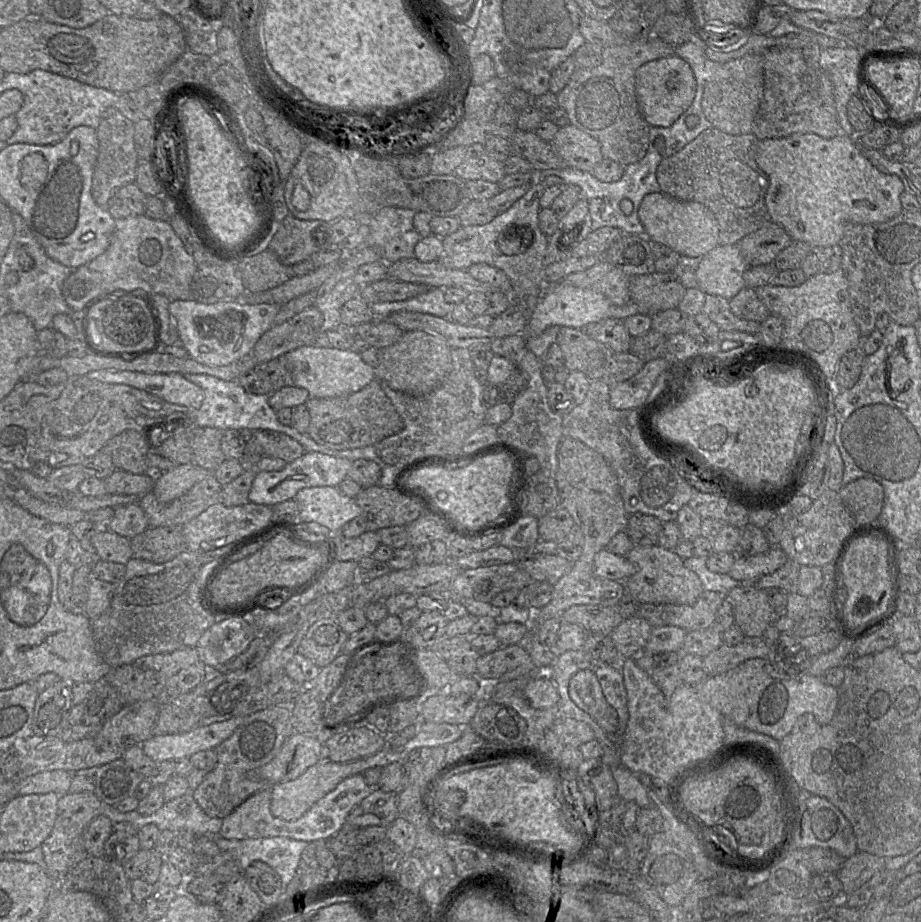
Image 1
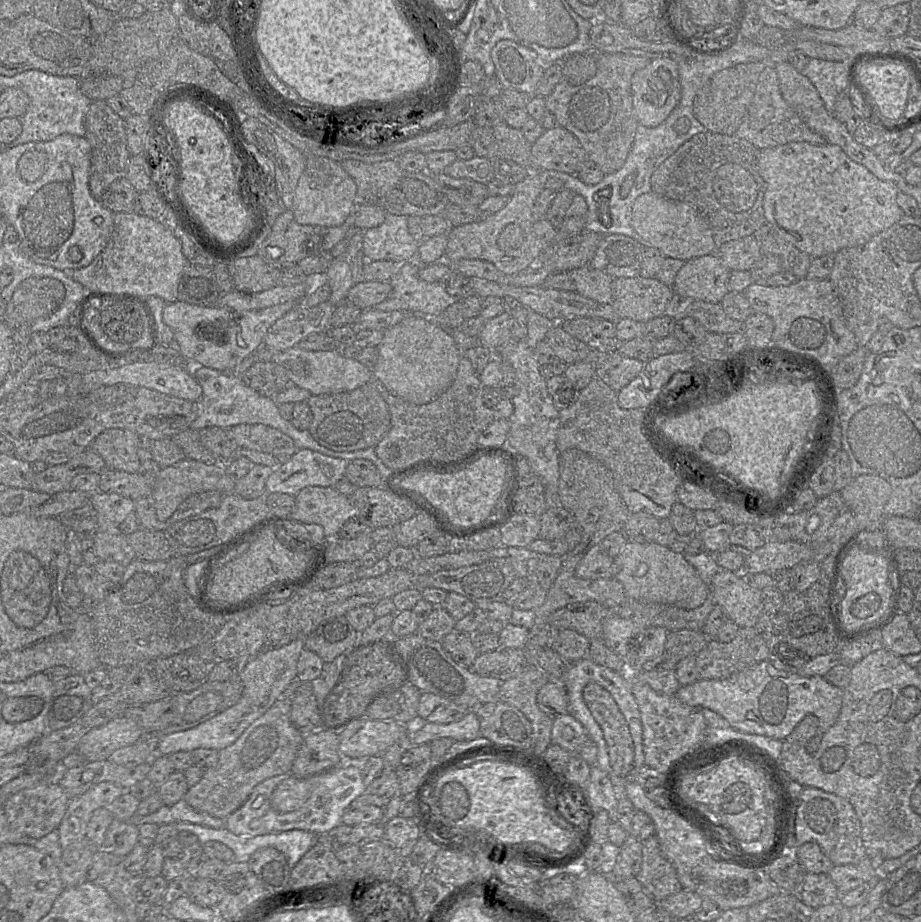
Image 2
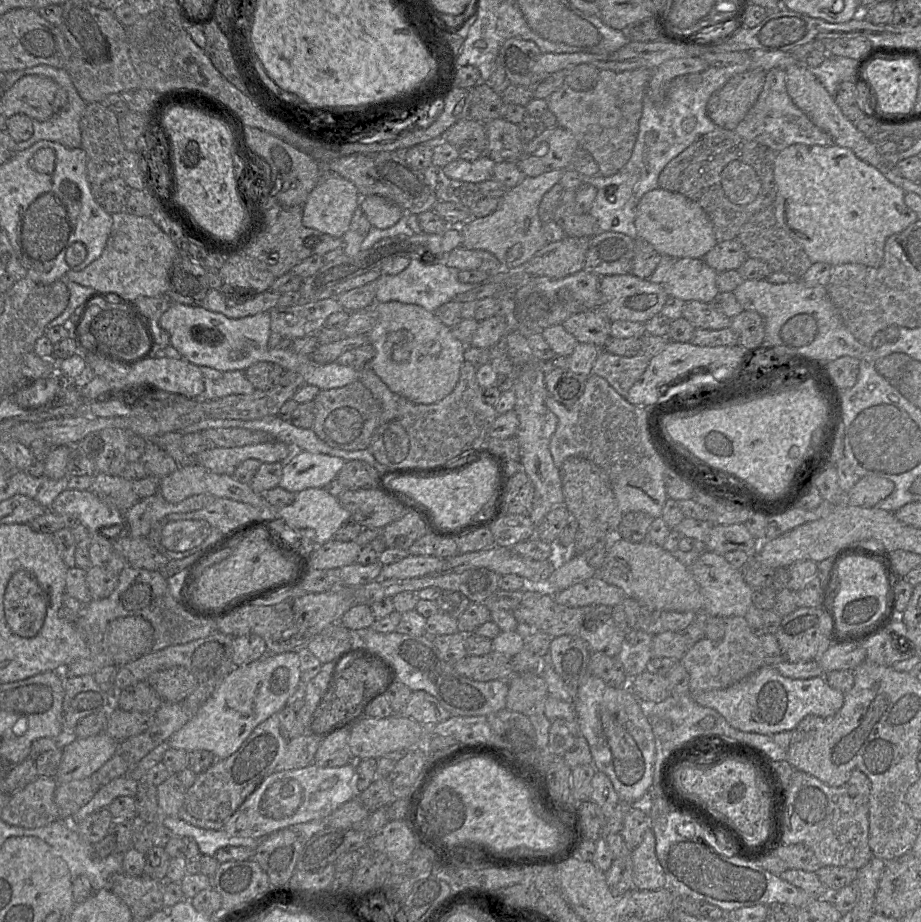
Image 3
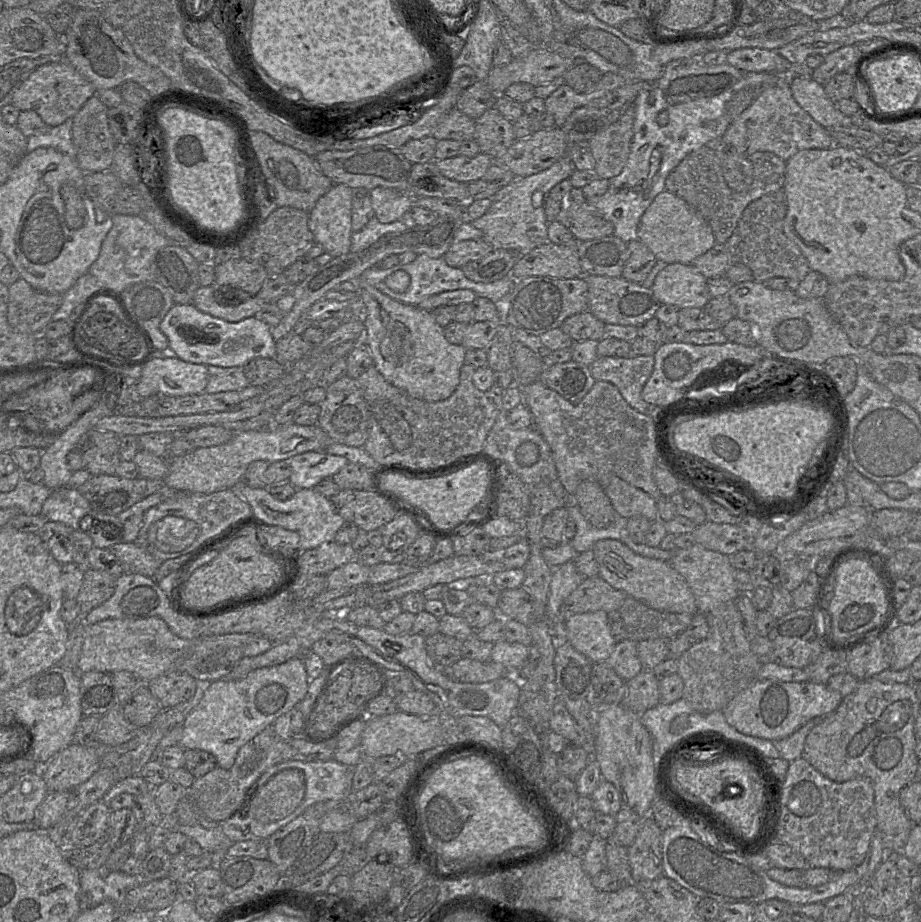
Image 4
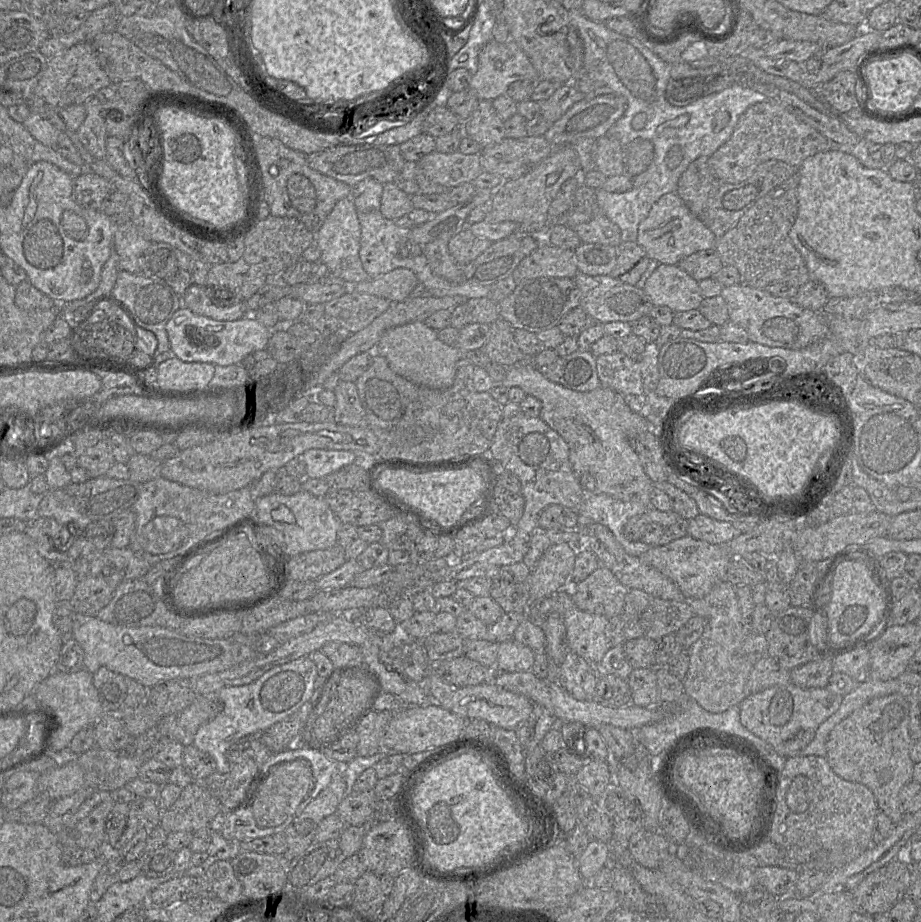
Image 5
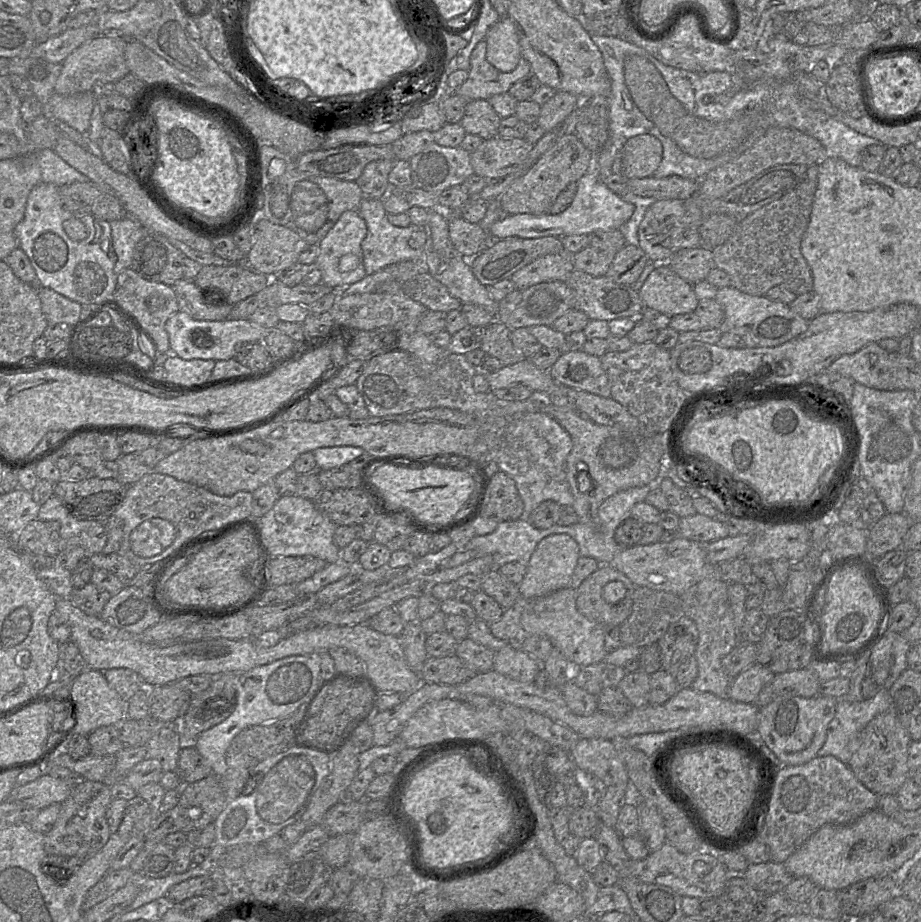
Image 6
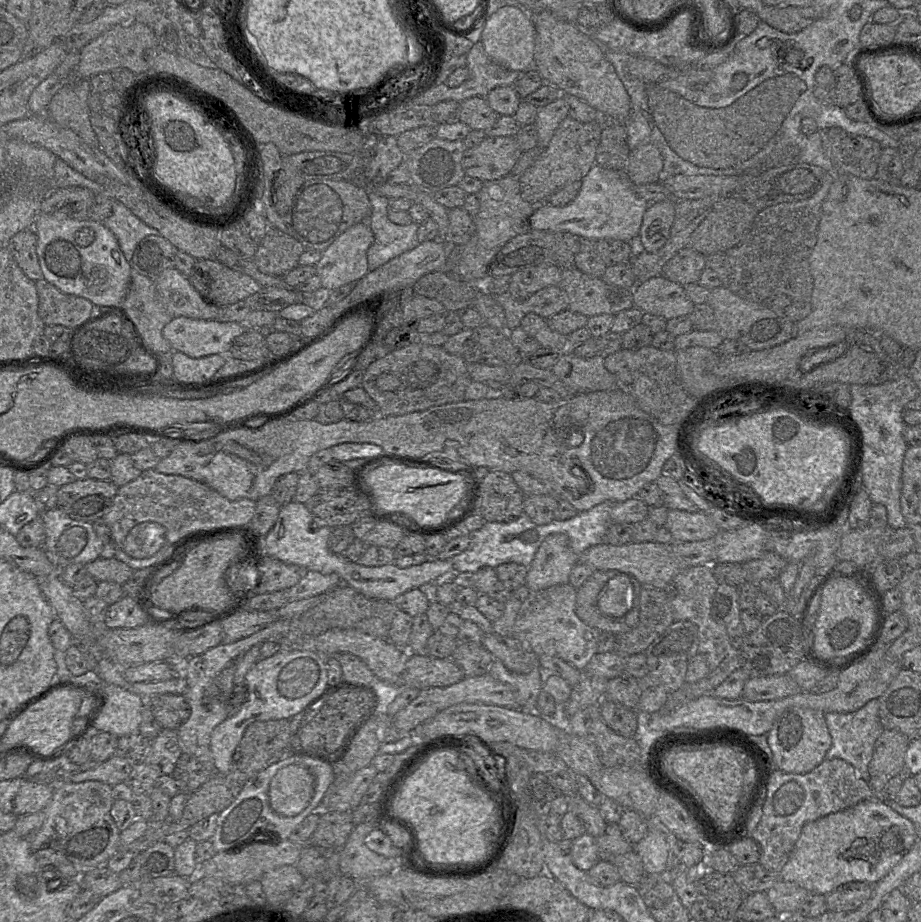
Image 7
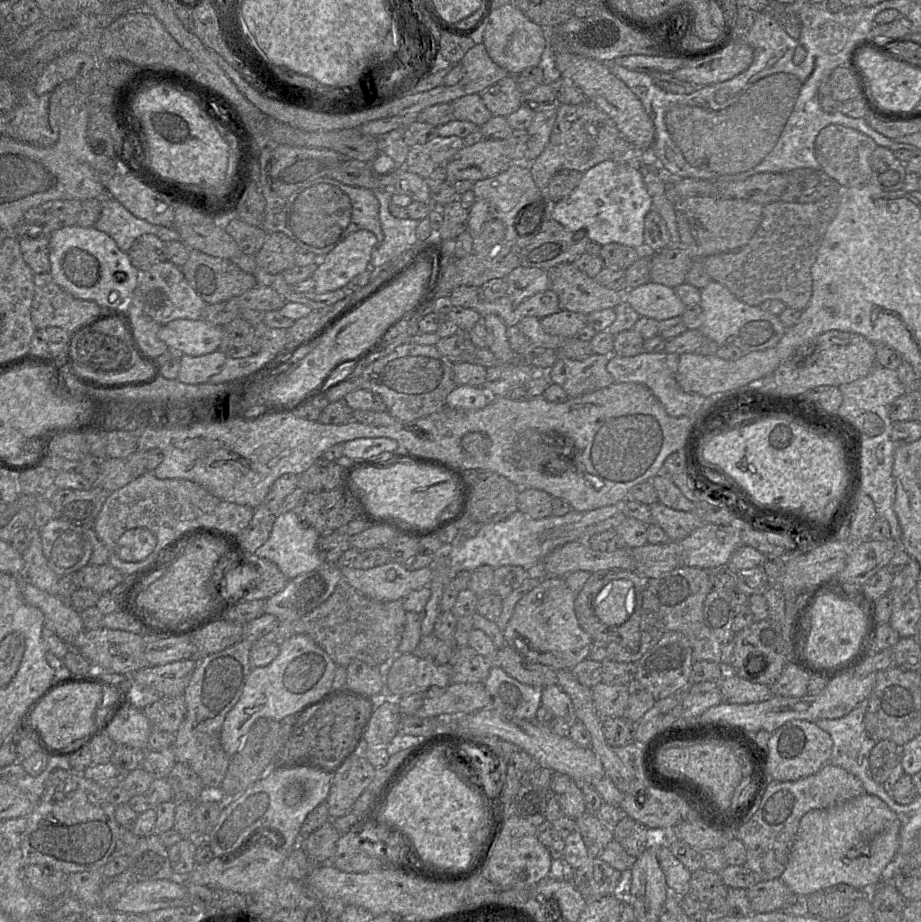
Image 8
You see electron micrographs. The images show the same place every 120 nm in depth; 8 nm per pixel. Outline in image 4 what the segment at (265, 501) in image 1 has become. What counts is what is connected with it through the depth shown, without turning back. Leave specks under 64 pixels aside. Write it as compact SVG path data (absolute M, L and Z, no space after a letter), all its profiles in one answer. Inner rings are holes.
M309 451L290 458L289 482L296 489L313 489L319 482L332 478L349 461L326 451Z

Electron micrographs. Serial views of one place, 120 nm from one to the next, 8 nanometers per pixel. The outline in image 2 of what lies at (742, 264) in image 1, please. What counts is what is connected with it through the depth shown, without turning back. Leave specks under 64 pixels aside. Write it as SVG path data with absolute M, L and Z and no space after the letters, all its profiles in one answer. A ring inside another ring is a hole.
M717 252L685 261L678 271L673 290L694 300L720 303L729 292L731 270L722 262Z

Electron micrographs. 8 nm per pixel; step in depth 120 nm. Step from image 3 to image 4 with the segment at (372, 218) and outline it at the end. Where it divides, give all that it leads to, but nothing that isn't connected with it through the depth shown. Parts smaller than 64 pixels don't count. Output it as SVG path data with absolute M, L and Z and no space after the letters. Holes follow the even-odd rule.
M376 187L369 193L374 216L381 223L400 220L415 204L415 199L409 193L402 193L392 188Z

